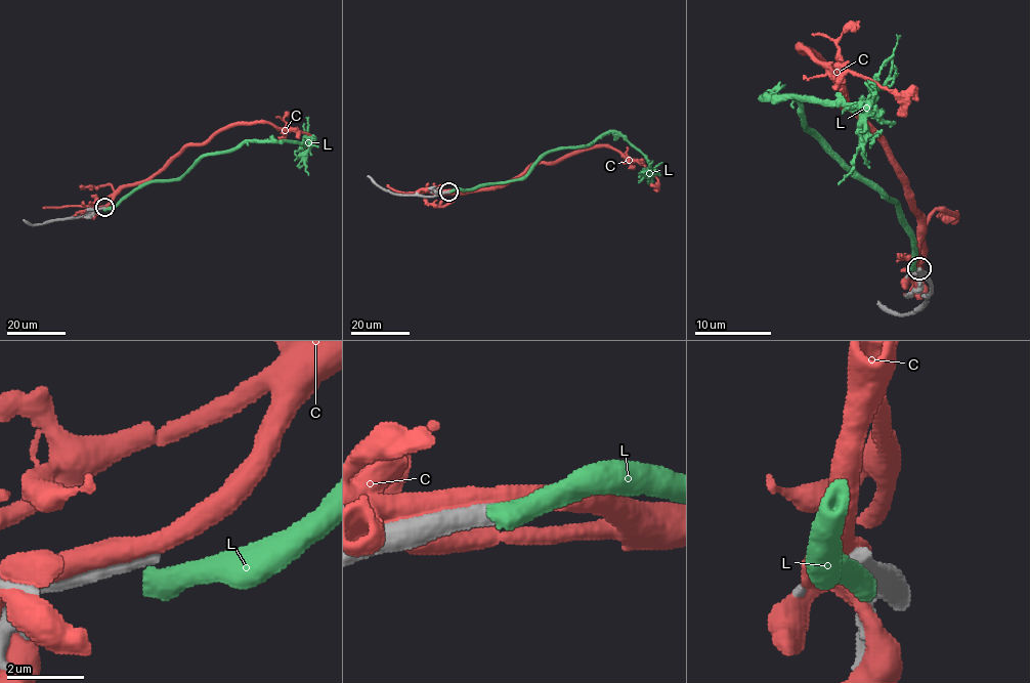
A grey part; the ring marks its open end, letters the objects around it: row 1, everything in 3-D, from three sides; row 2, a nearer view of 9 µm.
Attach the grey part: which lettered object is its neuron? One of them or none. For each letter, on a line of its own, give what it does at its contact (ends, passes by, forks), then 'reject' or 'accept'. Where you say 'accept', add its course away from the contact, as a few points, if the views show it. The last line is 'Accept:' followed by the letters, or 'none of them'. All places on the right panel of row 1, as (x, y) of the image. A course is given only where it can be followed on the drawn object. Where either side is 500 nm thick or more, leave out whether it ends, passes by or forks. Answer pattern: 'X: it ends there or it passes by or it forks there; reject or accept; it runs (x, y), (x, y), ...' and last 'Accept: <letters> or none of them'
C: reject
L: reject
Accept: none of them

